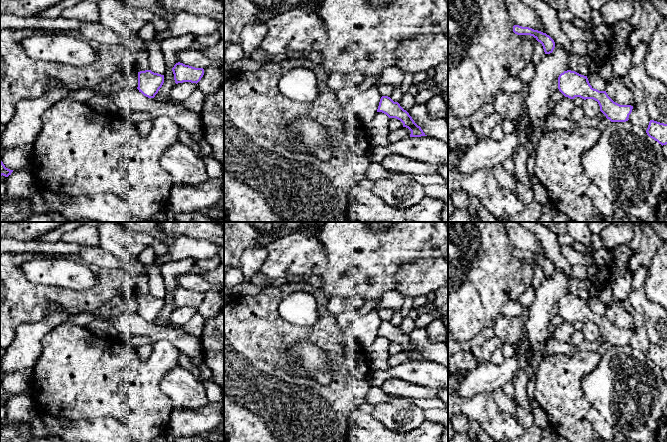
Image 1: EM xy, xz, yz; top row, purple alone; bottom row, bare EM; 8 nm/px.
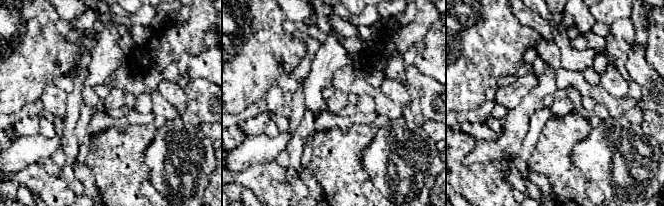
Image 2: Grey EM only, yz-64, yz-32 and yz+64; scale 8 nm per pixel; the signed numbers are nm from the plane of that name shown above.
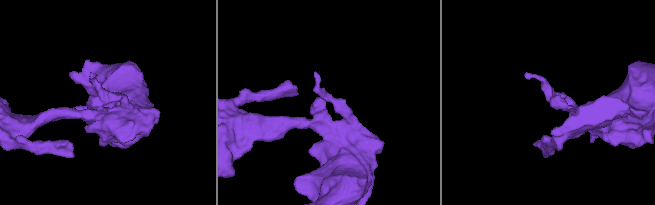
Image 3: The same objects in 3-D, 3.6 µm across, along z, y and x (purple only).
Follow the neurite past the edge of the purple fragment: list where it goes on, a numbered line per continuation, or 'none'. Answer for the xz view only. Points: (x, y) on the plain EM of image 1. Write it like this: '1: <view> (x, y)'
none

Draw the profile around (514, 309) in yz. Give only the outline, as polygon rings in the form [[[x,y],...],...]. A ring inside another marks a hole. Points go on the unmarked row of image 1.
[[[520,301],[507,302],[503,307],[501,313],[506,316],[518,317],[523,312],[523,306]]]

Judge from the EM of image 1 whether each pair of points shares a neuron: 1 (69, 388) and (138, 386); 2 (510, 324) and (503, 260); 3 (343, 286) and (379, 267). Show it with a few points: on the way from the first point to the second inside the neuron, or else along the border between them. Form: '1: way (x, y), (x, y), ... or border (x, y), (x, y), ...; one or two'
1: way (86, 386), (121, 386); one
2: border (501, 313), (491, 326); two
3: way (352, 277), (362, 267), (370, 267); one

